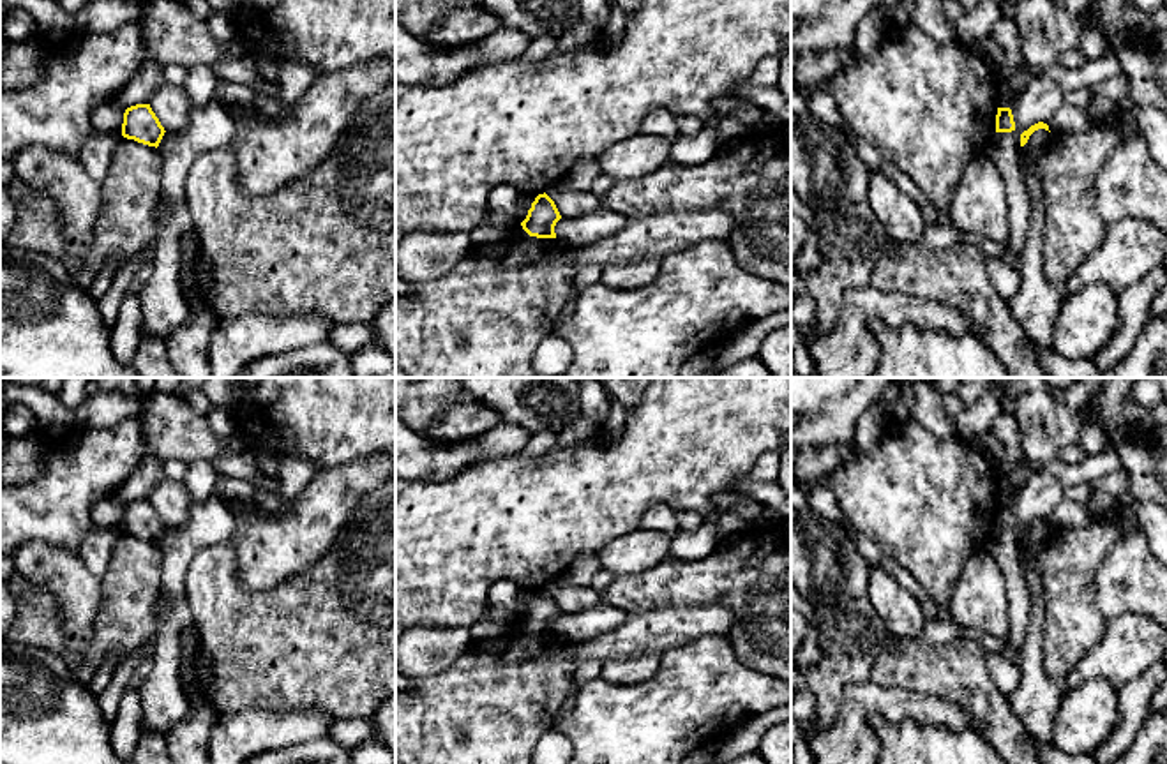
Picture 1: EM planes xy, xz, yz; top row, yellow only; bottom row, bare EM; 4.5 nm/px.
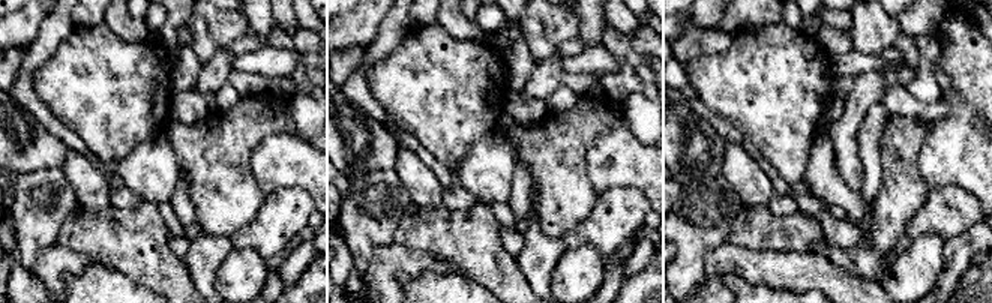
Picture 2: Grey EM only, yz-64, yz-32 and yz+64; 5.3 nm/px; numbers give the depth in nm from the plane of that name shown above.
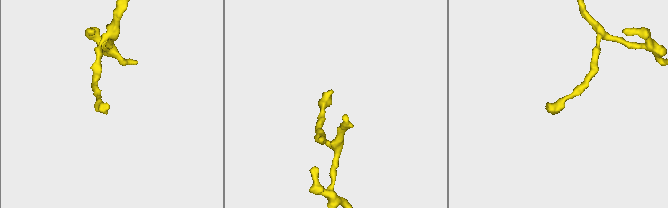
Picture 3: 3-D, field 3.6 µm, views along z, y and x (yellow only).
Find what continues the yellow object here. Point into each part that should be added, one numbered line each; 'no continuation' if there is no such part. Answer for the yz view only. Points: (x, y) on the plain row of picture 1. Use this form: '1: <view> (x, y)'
no continuation

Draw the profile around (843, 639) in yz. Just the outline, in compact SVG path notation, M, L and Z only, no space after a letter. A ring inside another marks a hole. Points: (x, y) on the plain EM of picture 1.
M867 595L842 598L816 609L803 642L791 655L791 662L816 697L814 718L802 725L802 738L812 741L835 722L844 690L849 685L860 685L870 679L872 663L888 637L885 623L879 619Z

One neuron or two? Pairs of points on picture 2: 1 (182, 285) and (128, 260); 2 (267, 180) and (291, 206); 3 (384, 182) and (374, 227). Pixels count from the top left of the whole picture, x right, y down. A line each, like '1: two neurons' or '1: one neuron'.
1: one neuron
2: two neurons
3: one neuron

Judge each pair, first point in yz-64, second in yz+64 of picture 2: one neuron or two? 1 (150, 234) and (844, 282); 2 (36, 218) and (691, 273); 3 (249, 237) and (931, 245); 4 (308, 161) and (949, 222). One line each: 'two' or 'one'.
1: two
2: one
3: two
4: two

